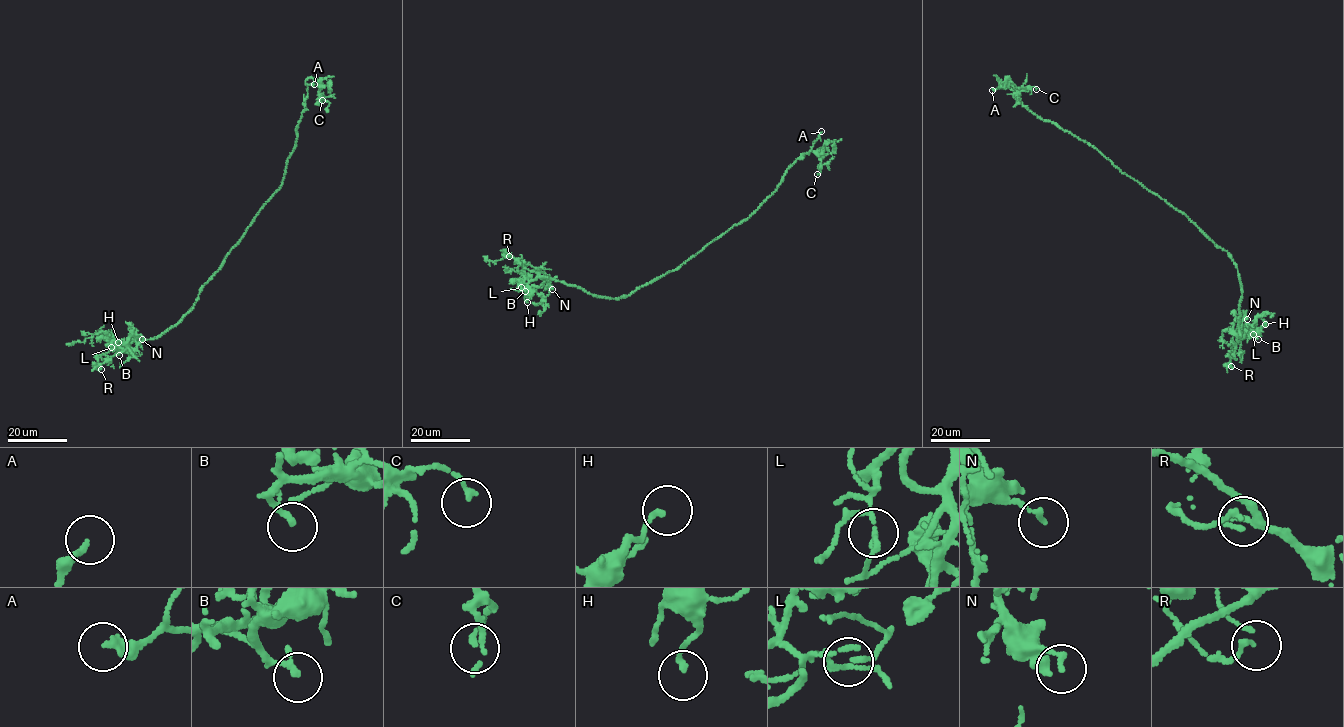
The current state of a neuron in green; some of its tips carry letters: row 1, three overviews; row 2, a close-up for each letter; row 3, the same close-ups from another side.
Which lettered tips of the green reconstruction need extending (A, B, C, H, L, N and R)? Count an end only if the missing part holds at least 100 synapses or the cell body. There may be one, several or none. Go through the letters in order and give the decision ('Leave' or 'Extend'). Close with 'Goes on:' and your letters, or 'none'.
A: Leave
B: Leave
C: Leave
H: Leave
L: Leave
N: Leave
R: Leave
Goes on: none

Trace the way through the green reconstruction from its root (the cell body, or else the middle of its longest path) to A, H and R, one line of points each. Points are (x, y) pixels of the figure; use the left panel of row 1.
A: (246, 231), (281, 184), (286, 162), (296, 143), (307, 84), (314, 84)
H: (246, 231), (176, 324), (130, 351), (120, 350), (118, 342)
R: (246, 231), (176, 324), (93, 366), (101, 369)

